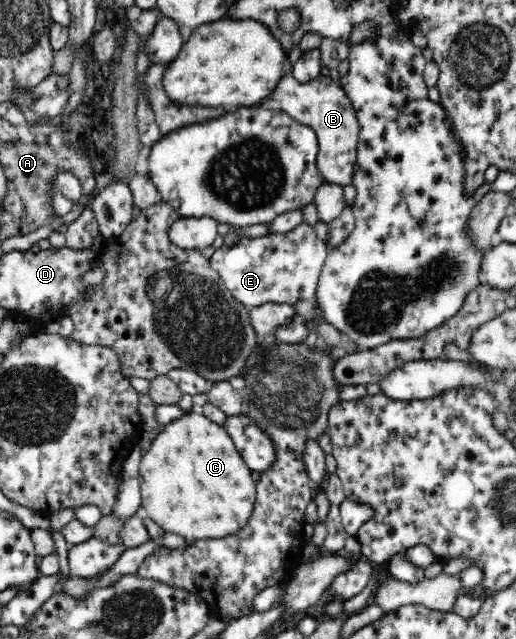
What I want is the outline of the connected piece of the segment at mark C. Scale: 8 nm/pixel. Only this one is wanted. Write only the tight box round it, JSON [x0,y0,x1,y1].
[138,410,256,541]

